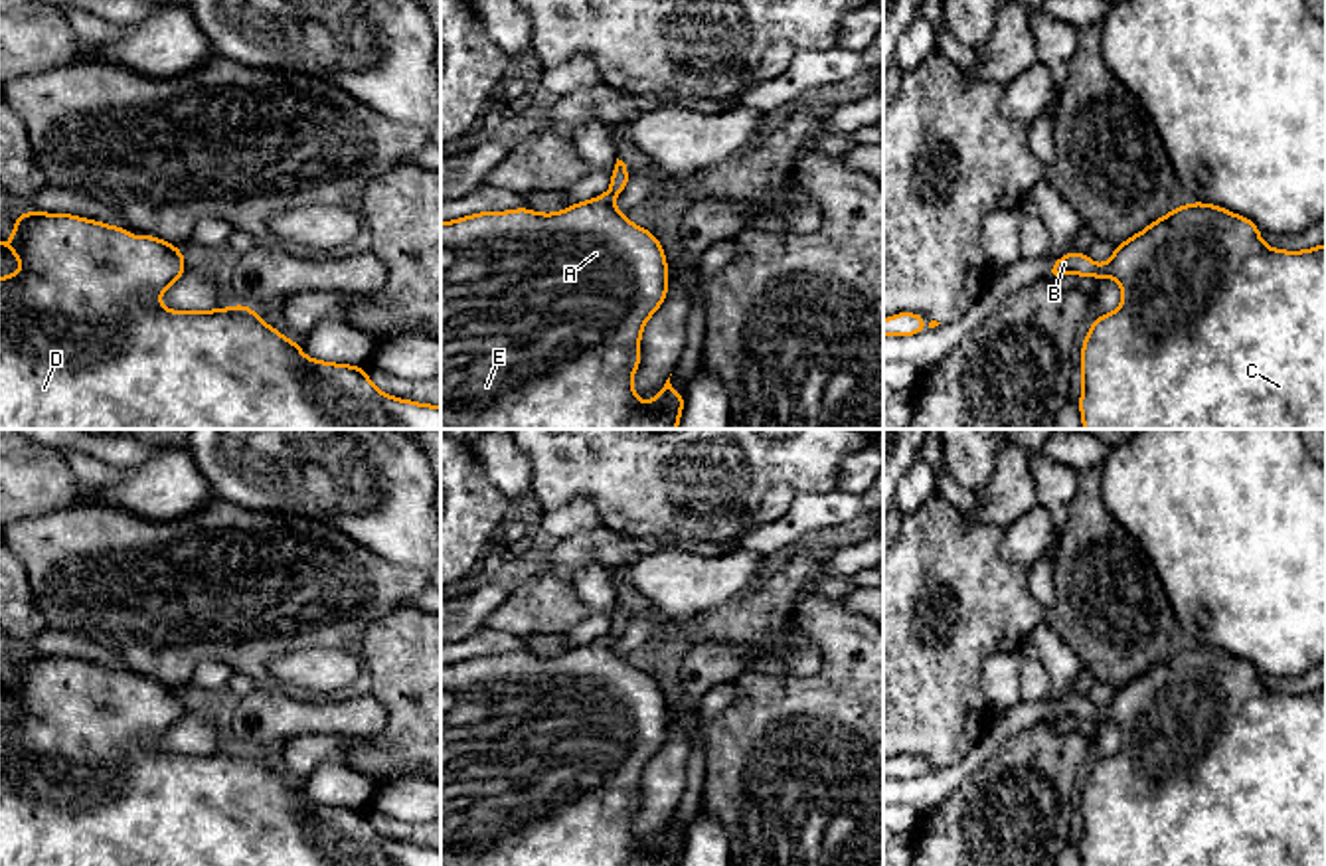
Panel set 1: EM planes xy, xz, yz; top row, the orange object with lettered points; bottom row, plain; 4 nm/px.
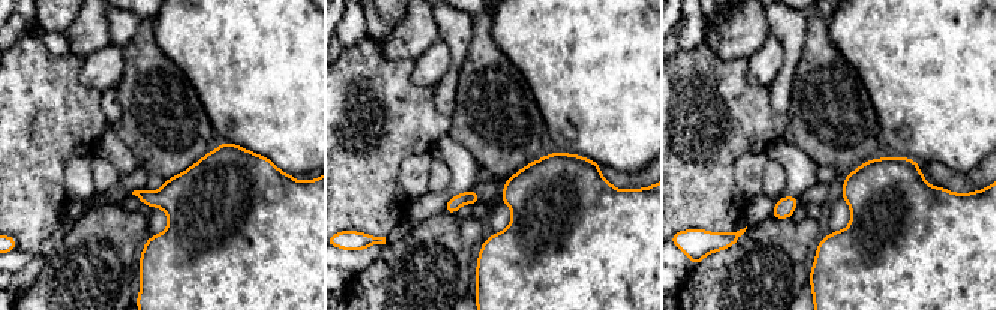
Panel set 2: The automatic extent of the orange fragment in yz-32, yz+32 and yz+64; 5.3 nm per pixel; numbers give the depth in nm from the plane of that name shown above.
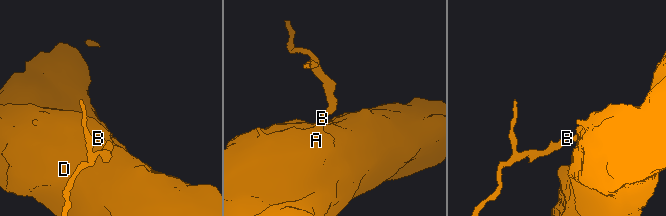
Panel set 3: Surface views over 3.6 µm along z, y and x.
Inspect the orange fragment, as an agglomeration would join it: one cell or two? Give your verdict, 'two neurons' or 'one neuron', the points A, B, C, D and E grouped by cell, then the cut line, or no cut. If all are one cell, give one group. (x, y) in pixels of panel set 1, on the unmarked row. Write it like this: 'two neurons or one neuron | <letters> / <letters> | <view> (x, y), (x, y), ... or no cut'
one neuron | A B C D E | no cut

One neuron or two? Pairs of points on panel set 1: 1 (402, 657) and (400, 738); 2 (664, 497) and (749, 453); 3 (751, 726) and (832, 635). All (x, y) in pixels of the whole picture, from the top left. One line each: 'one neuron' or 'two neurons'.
1: one neuron
2: one neuron
3: one neuron

